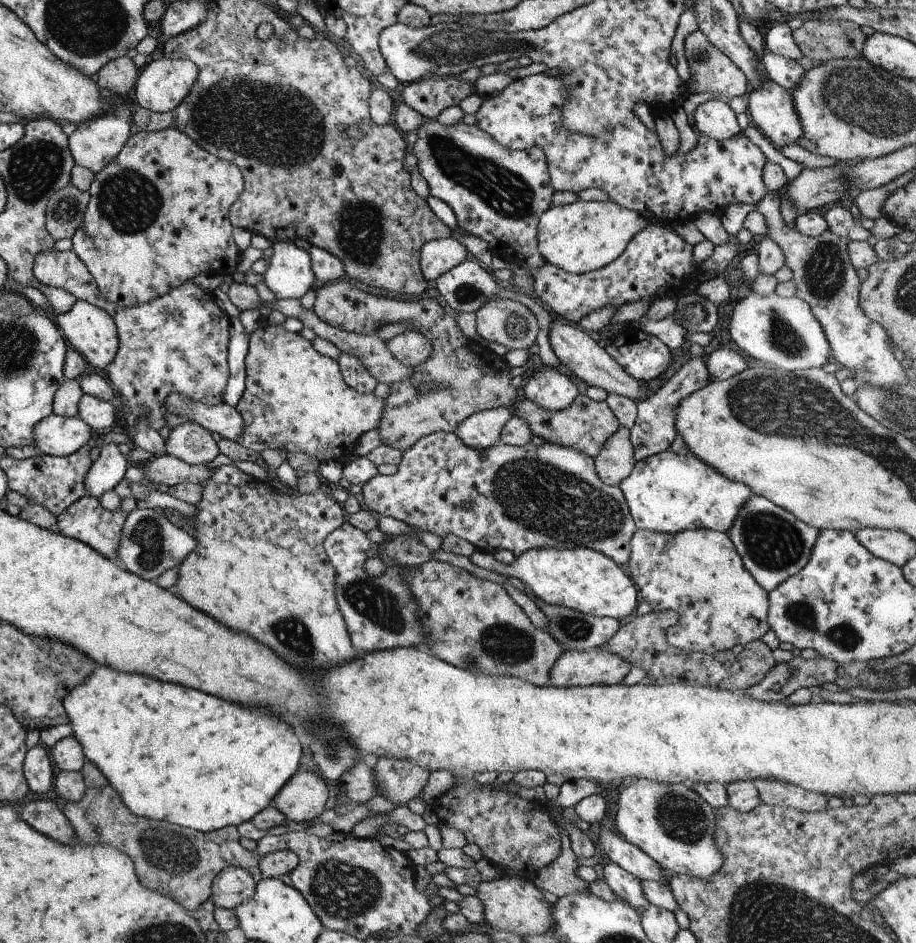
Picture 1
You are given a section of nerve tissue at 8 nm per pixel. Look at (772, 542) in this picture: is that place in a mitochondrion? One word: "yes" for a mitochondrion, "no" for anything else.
yes

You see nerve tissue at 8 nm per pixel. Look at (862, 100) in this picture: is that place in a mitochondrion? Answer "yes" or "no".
yes

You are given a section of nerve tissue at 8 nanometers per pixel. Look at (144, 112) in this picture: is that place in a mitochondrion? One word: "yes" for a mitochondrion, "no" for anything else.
no

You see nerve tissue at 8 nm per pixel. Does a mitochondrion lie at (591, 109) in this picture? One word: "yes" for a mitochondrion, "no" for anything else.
yes

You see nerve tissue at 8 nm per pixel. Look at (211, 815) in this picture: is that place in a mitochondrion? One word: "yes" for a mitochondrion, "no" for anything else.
no

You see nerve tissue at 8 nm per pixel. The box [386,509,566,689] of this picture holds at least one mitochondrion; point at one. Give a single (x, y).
(503, 644)

